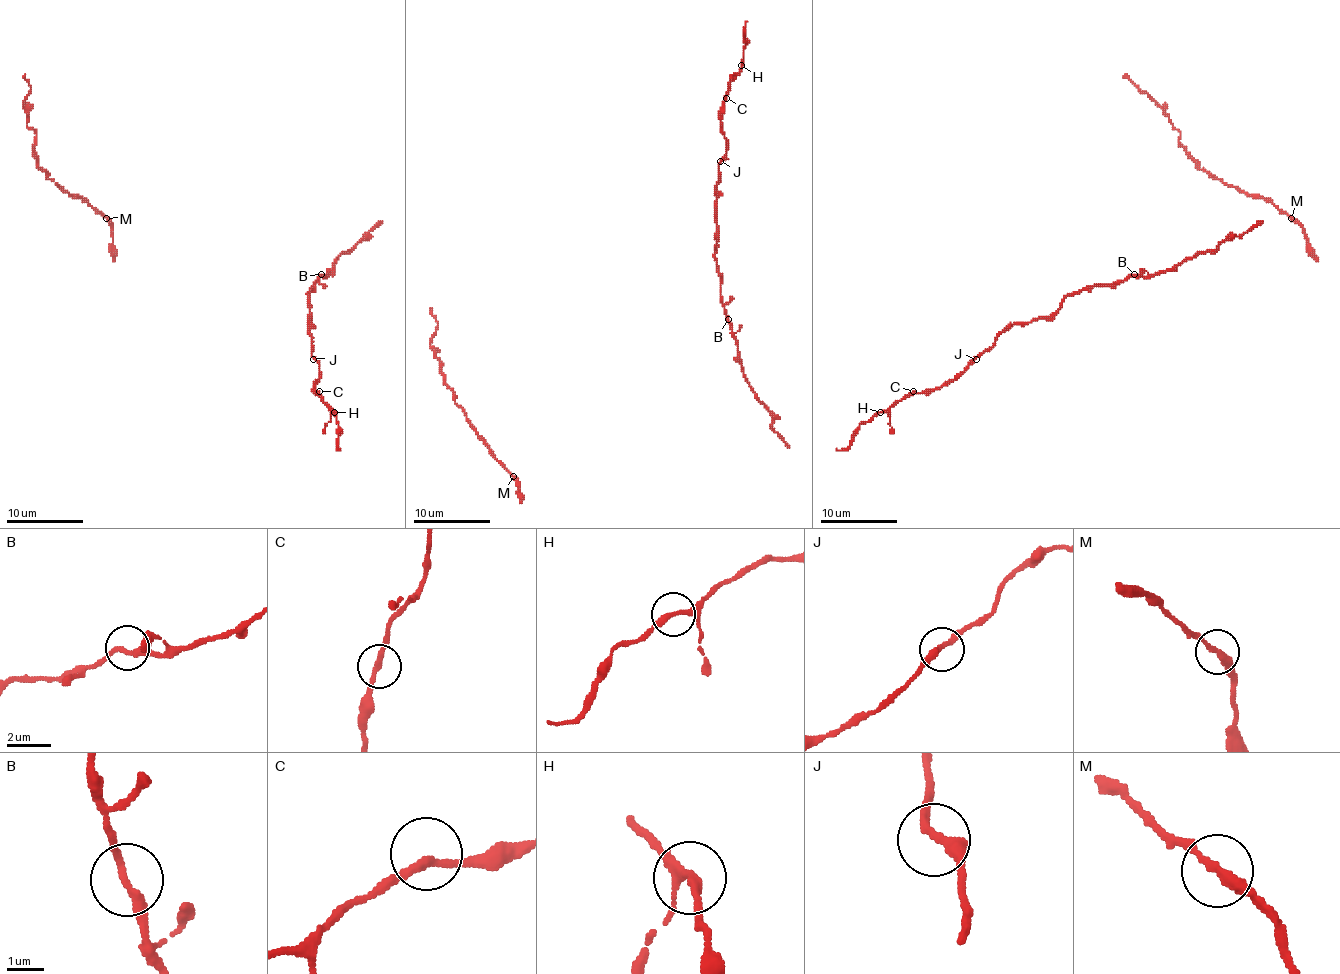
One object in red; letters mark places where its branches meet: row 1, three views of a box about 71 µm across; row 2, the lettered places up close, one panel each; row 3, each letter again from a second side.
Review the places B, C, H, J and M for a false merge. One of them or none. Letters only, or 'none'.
none

